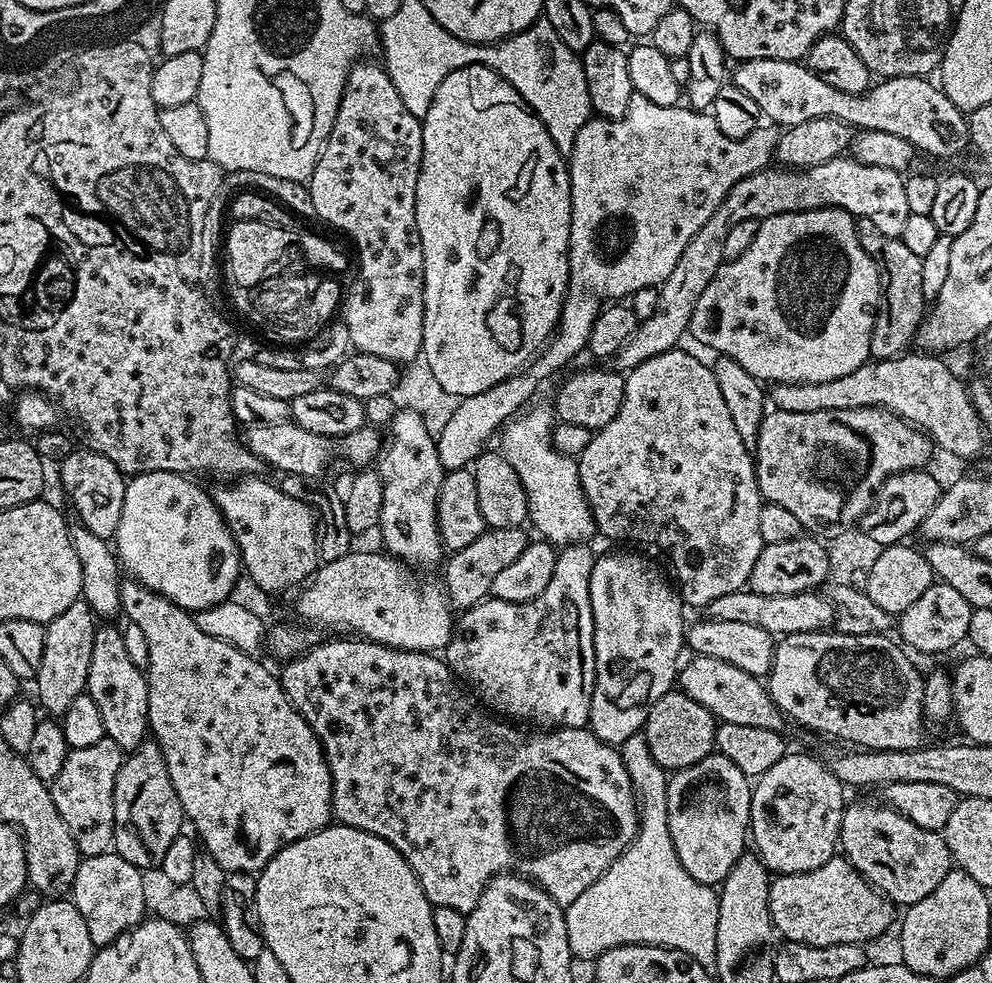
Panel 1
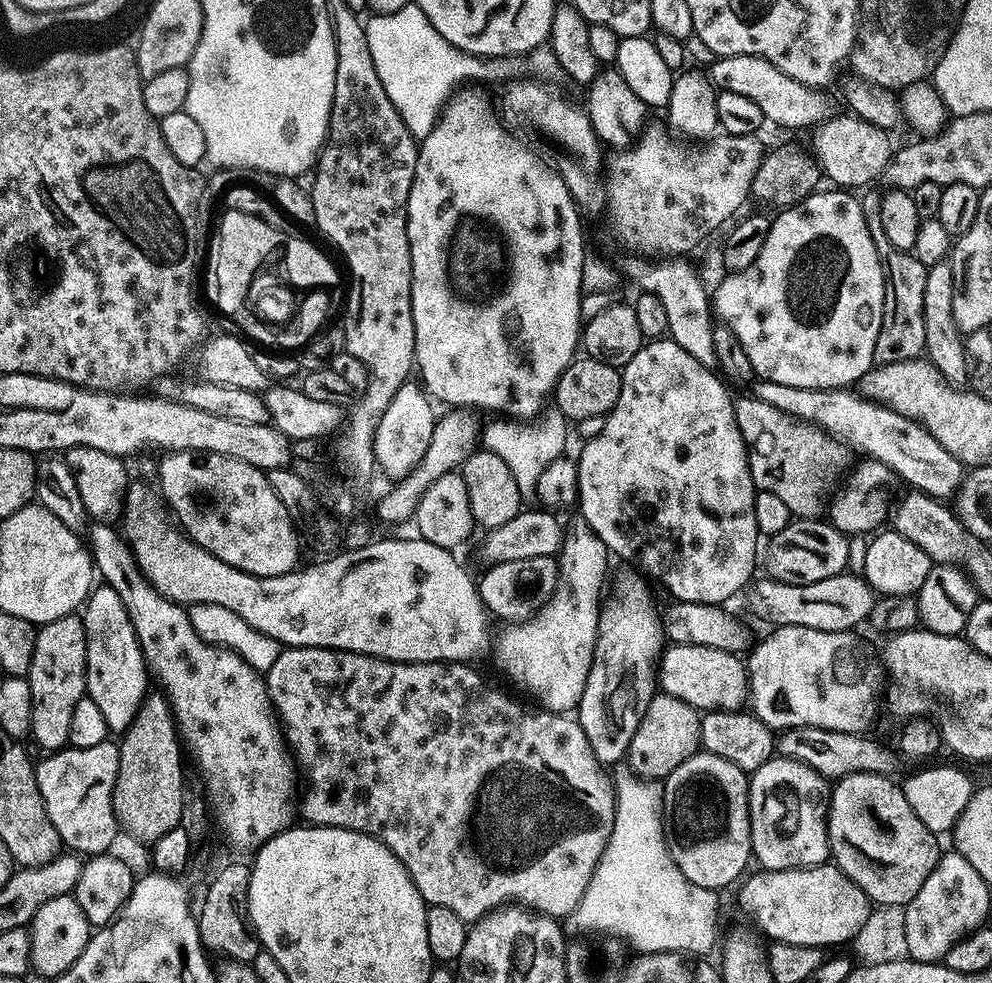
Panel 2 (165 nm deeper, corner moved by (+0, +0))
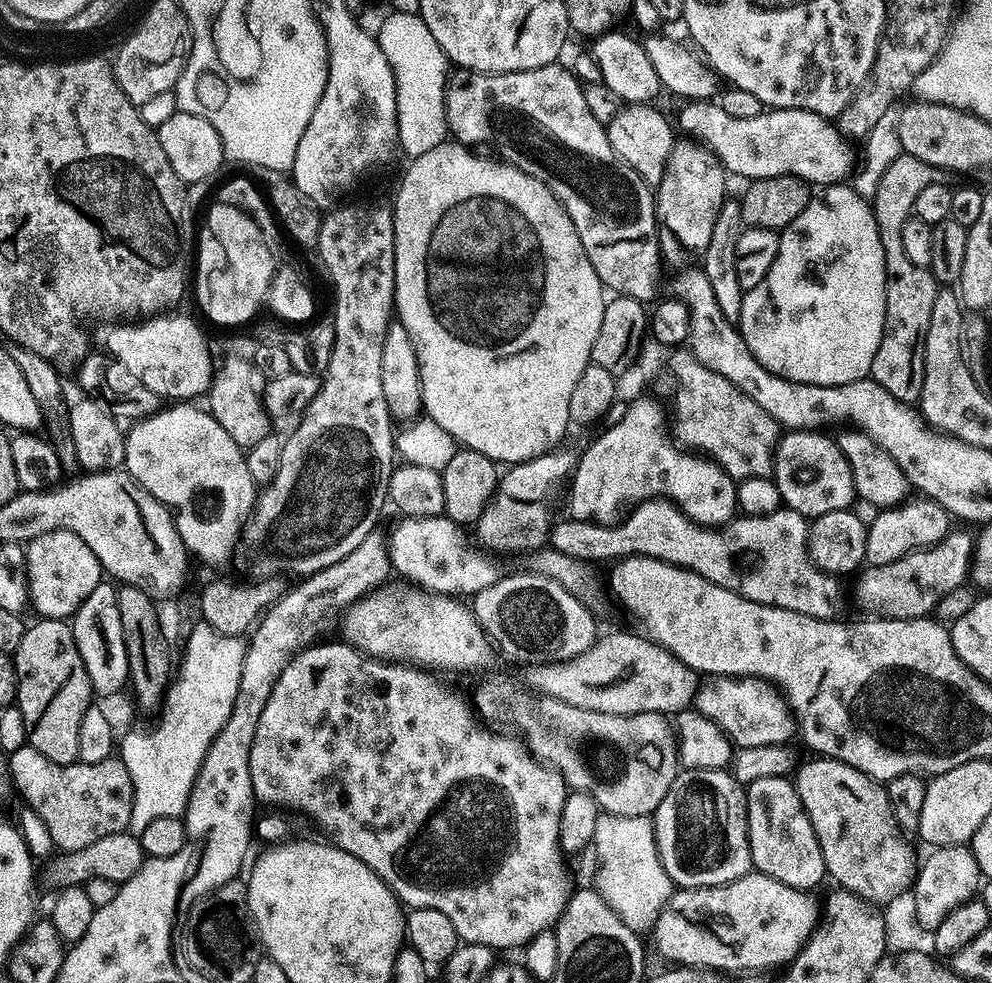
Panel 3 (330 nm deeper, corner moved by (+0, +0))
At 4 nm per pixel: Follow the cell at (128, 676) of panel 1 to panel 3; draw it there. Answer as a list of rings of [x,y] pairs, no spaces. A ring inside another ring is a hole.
[[[101,582],[97,588],[90,590],[90,594],[80,603],[70,620],[74,642],[78,646],[78,654],[82,654],[92,691],[100,698],[116,695],[130,680],[122,618],[118,618],[117,589],[111,586],[113,587],[111,583]]]

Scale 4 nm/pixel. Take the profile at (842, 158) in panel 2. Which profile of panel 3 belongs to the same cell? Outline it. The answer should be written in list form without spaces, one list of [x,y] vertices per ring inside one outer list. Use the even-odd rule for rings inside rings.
[[[692,102],[685,108],[688,108],[684,112],[685,126],[690,131],[700,134],[699,139],[716,153],[720,163],[731,175],[733,172],[736,176],[748,176],[749,181],[761,180],[767,176],[796,176],[800,180],[807,180],[812,186],[836,186],[847,181],[844,179],[852,168],[852,148],[848,145],[851,143],[839,127],[825,117],[801,108],[773,108],[760,112],[758,118],[735,120],[716,102]]]

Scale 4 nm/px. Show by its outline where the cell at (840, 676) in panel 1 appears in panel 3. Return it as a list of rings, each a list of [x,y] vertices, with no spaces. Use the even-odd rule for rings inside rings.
[[[760,678],[756,688],[728,688],[724,693],[708,688],[695,697],[695,707],[700,707],[705,717],[711,718],[740,748],[753,748],[767,744],[783,744],[791,741],[793,713],[788,701],[779,691],[764,692],[770,688],[769,681]]]

